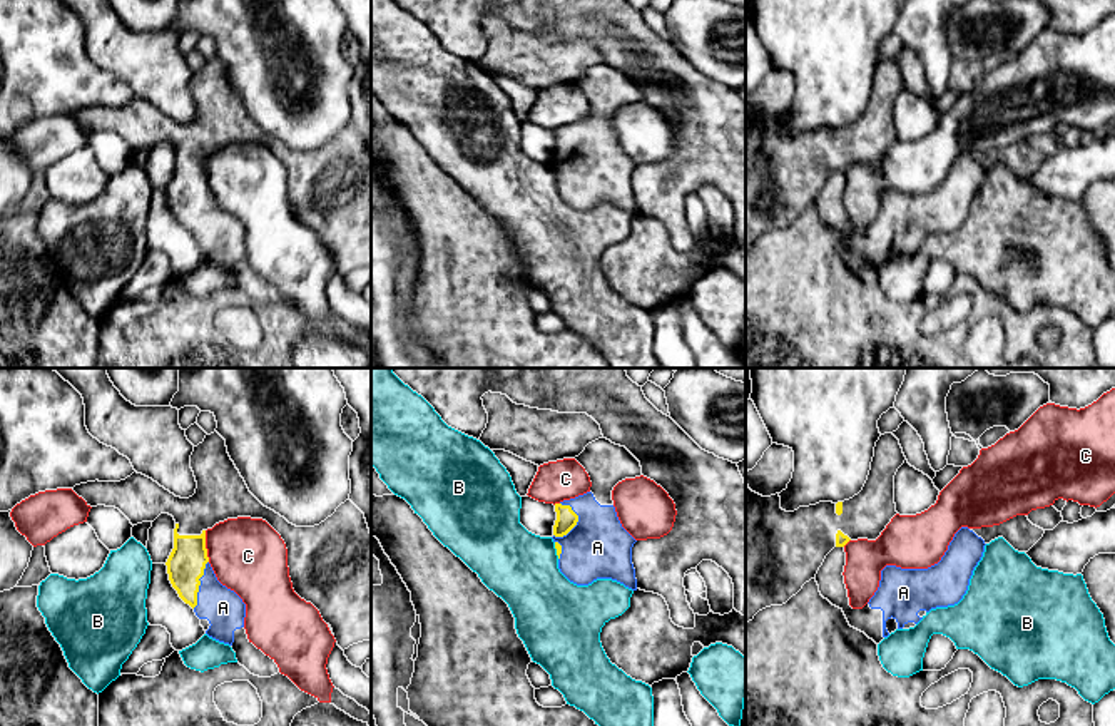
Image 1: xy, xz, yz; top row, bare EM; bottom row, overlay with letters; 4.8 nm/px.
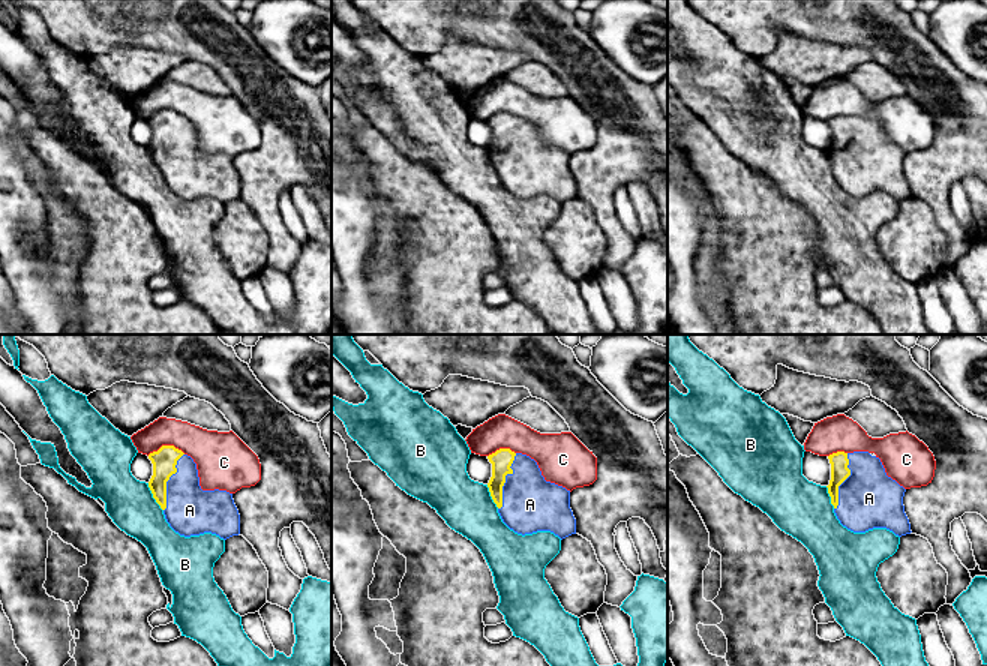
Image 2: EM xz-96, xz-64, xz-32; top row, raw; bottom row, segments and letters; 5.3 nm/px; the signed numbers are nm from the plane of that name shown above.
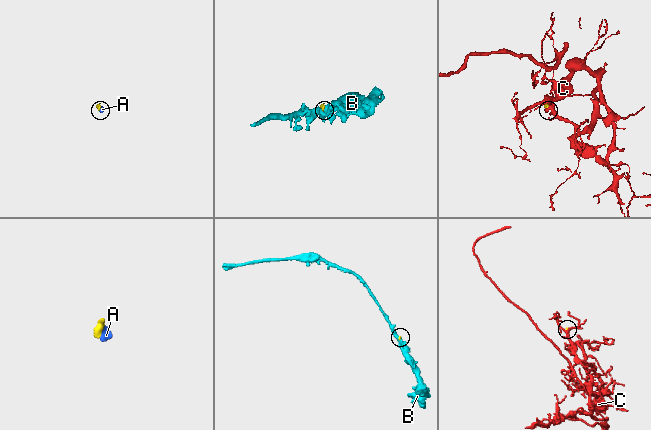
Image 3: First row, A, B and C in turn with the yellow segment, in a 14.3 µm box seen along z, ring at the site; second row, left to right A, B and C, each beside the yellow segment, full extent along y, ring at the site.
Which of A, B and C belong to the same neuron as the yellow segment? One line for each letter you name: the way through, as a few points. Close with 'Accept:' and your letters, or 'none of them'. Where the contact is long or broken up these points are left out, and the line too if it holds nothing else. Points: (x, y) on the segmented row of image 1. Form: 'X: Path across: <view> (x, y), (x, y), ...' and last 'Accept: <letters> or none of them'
Accept: A

